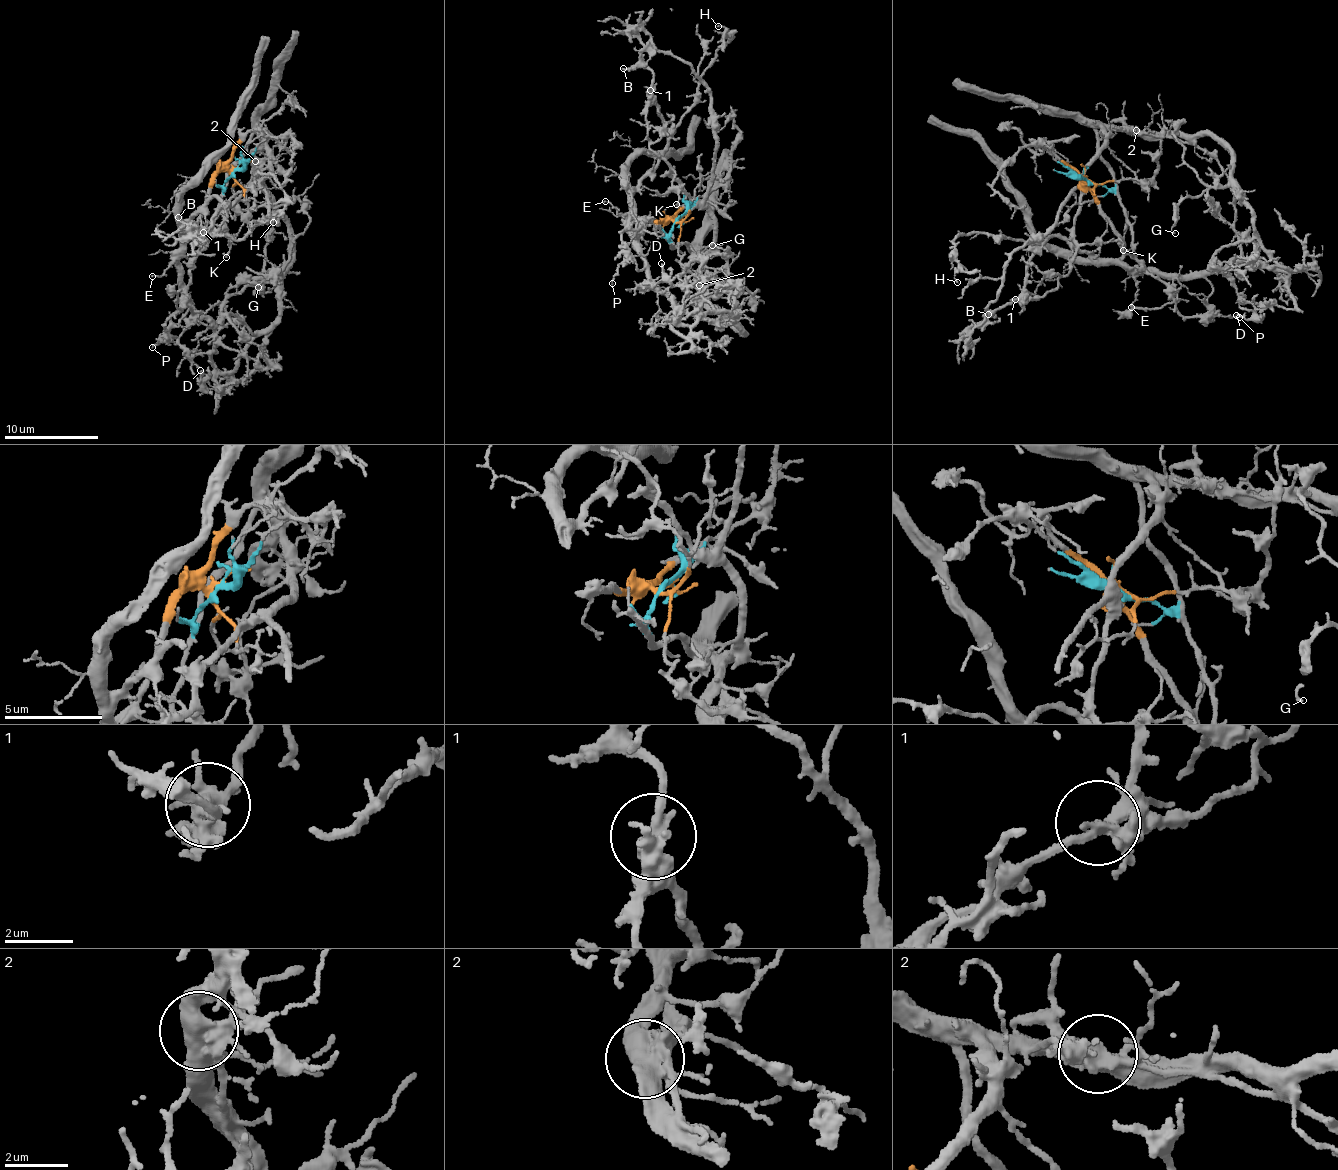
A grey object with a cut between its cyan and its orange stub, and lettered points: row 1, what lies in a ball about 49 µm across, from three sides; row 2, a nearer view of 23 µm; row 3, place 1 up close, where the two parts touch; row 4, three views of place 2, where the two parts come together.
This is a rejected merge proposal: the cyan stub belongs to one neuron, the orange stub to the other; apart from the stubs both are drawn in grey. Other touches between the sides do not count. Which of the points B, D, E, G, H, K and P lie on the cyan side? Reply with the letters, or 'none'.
G, K

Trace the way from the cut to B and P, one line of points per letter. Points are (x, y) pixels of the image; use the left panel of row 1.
B: (237, 169), (220, 169), (202, 214), (183, 237), (185, 222), (210, 196), (220, 201), (207, 233), (177, 216)
P: (237, 169), (220, 169), (215, 176), (202, 214), (181, 243), (176, 266), (188, 304), (180, 322), (152, 347)

